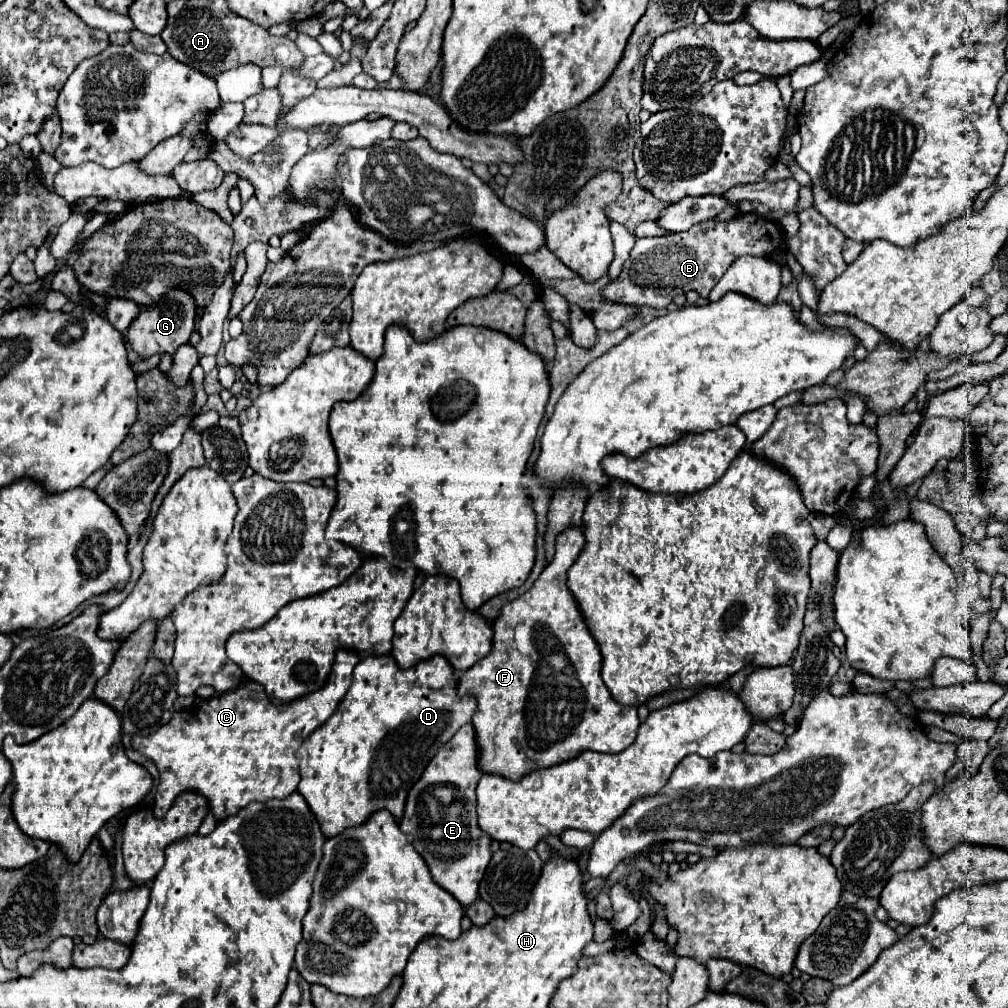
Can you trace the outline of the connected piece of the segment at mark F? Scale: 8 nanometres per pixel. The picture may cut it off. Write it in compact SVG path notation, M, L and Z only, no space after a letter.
M568 528L560 540L556 540L556 554L534 586L520 598L508 602L500 616L494 620L492 650L490 654L462 674L458 682L460 696L474 696L478 708L472 716L478 744L478 768L482 774L496 774L512 782L522 780L526 774L538 768L550 768L576 758L580 752L604 752L618 754L628 748L638 734L636 708L622 706L612 700L608 688L600 678L602 656L588 632L584 618L578 610L566 586L566 570L574 564L584 548L584 532L580 528Z

